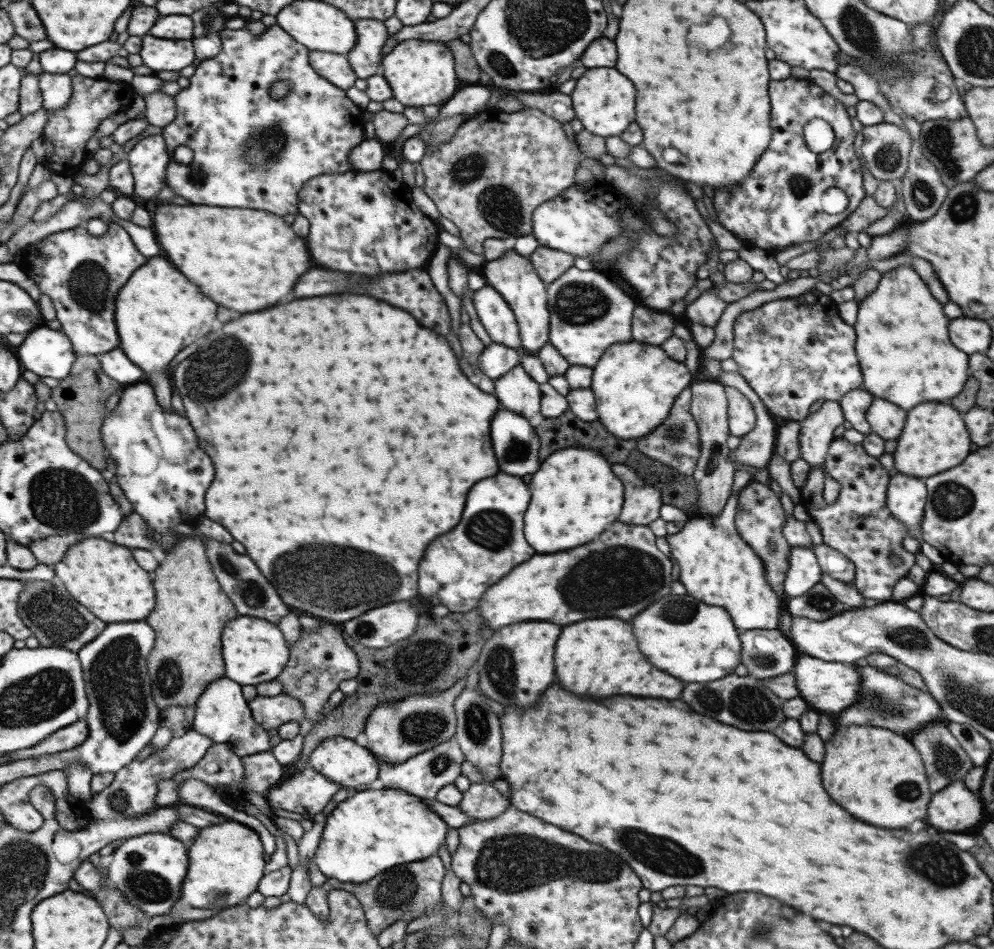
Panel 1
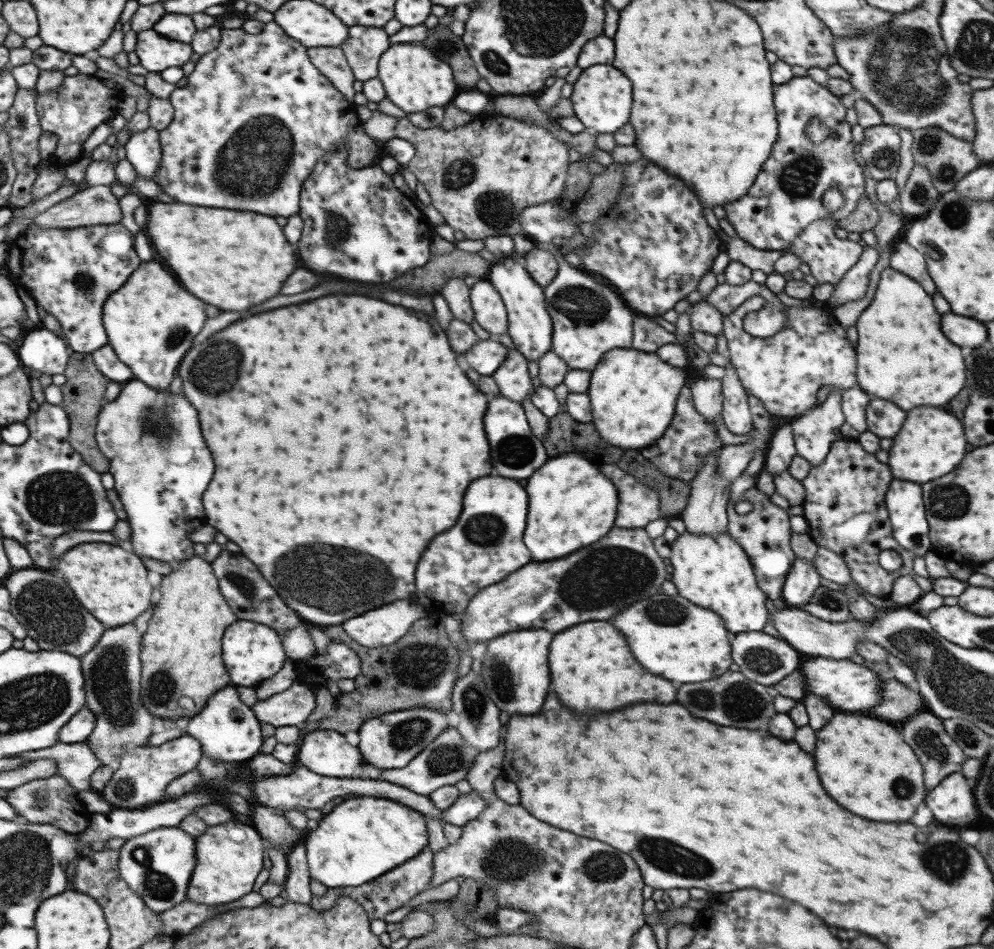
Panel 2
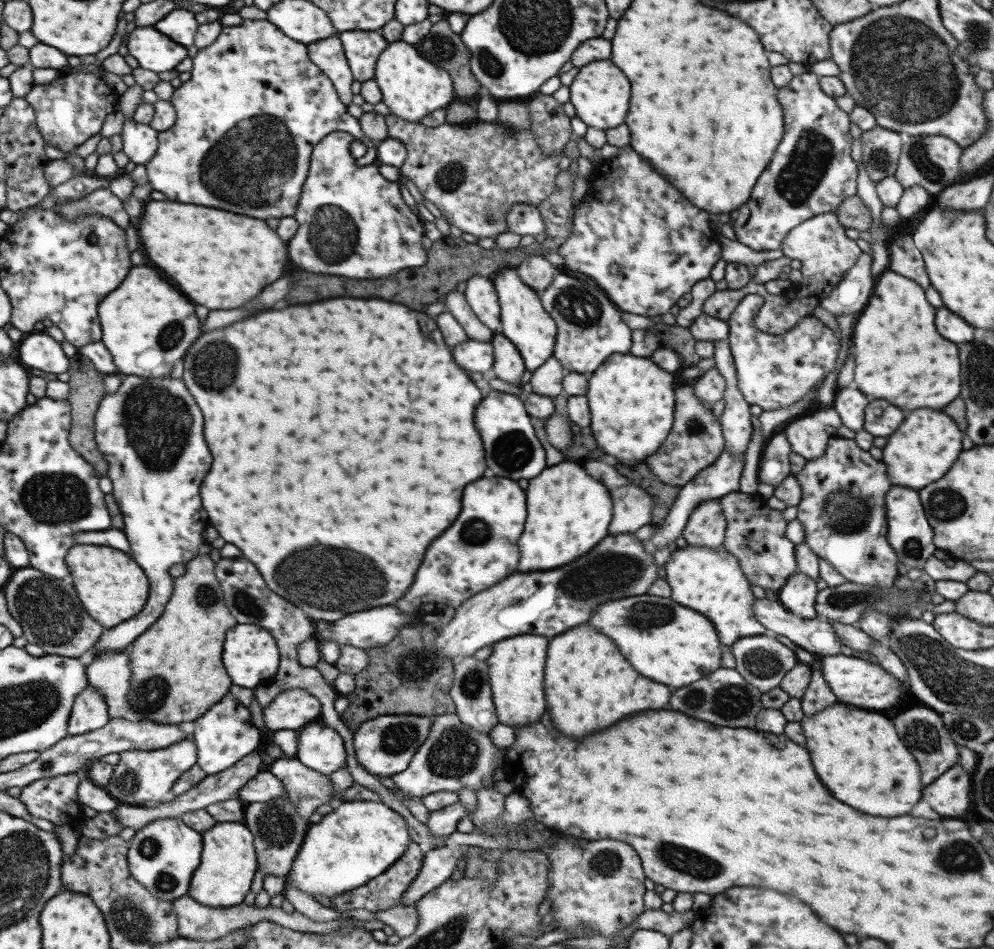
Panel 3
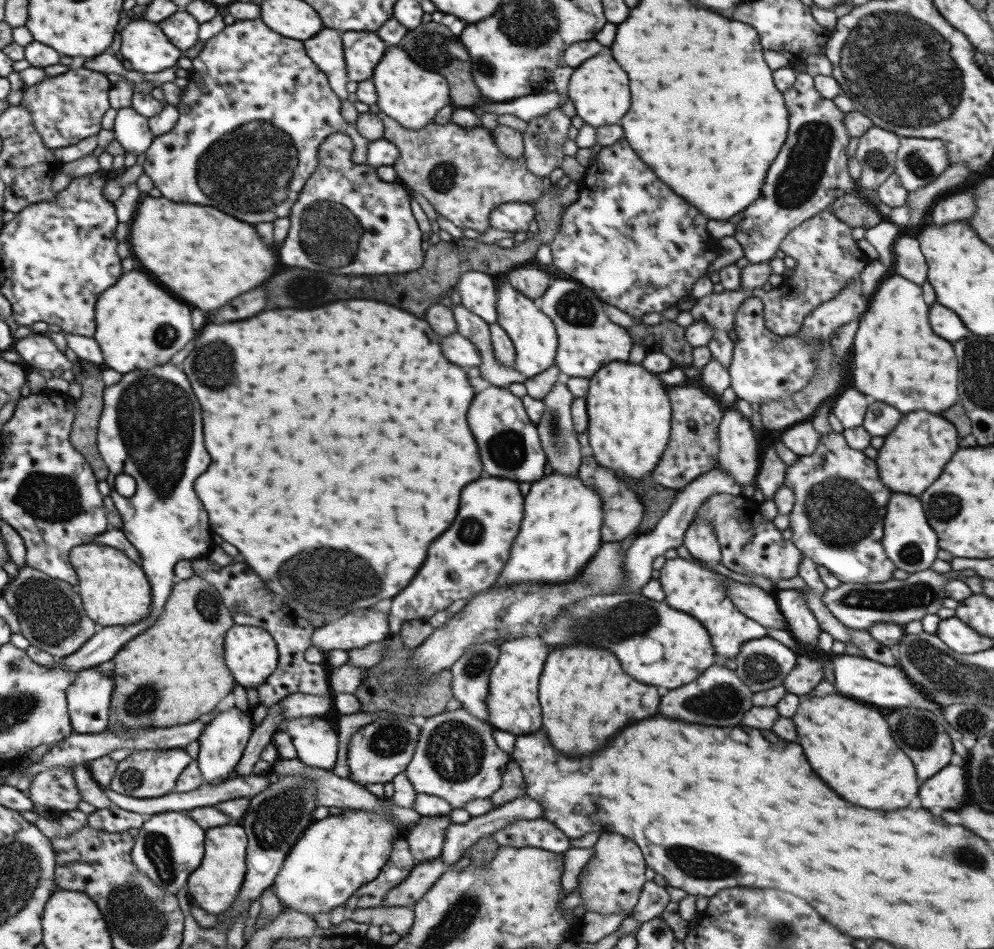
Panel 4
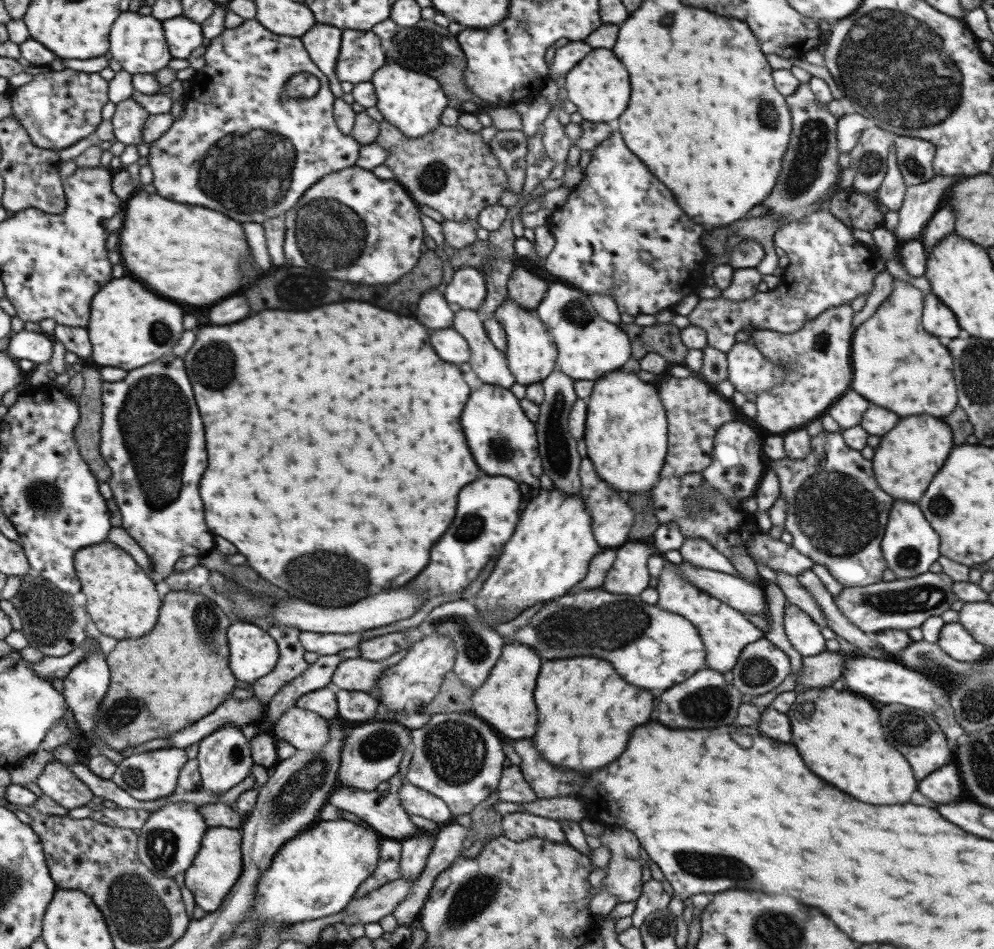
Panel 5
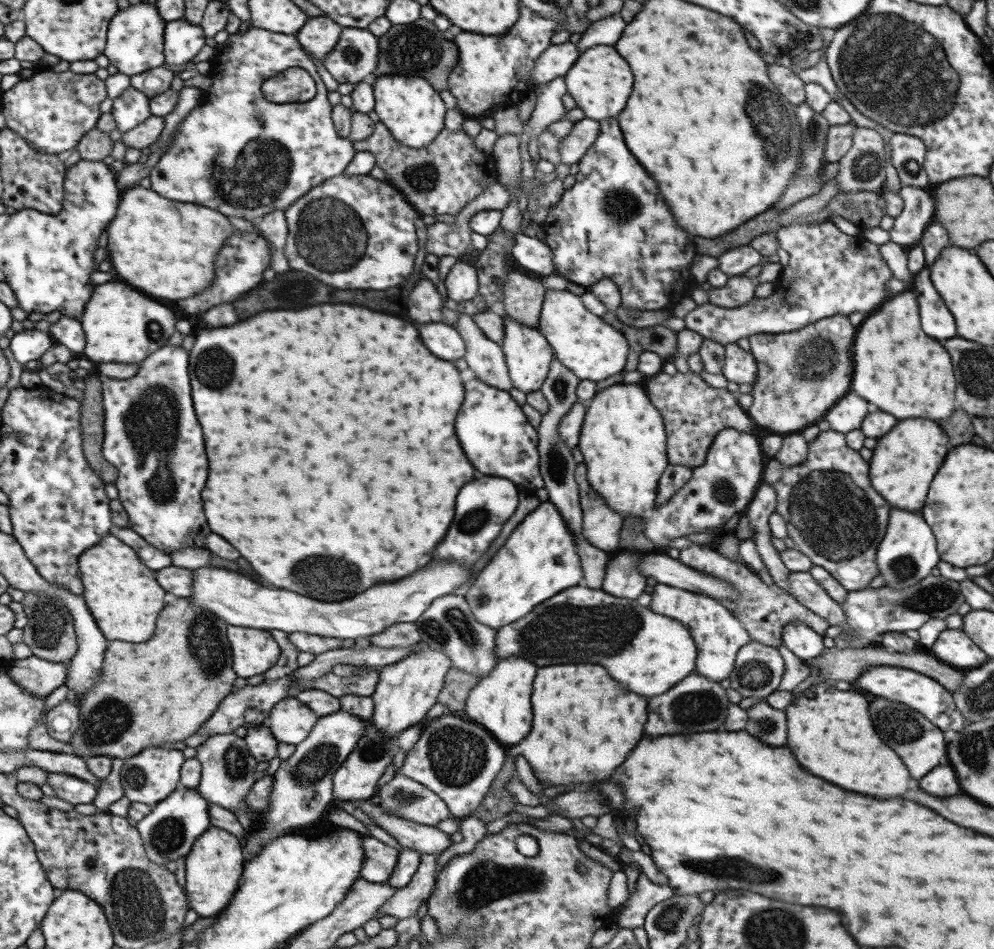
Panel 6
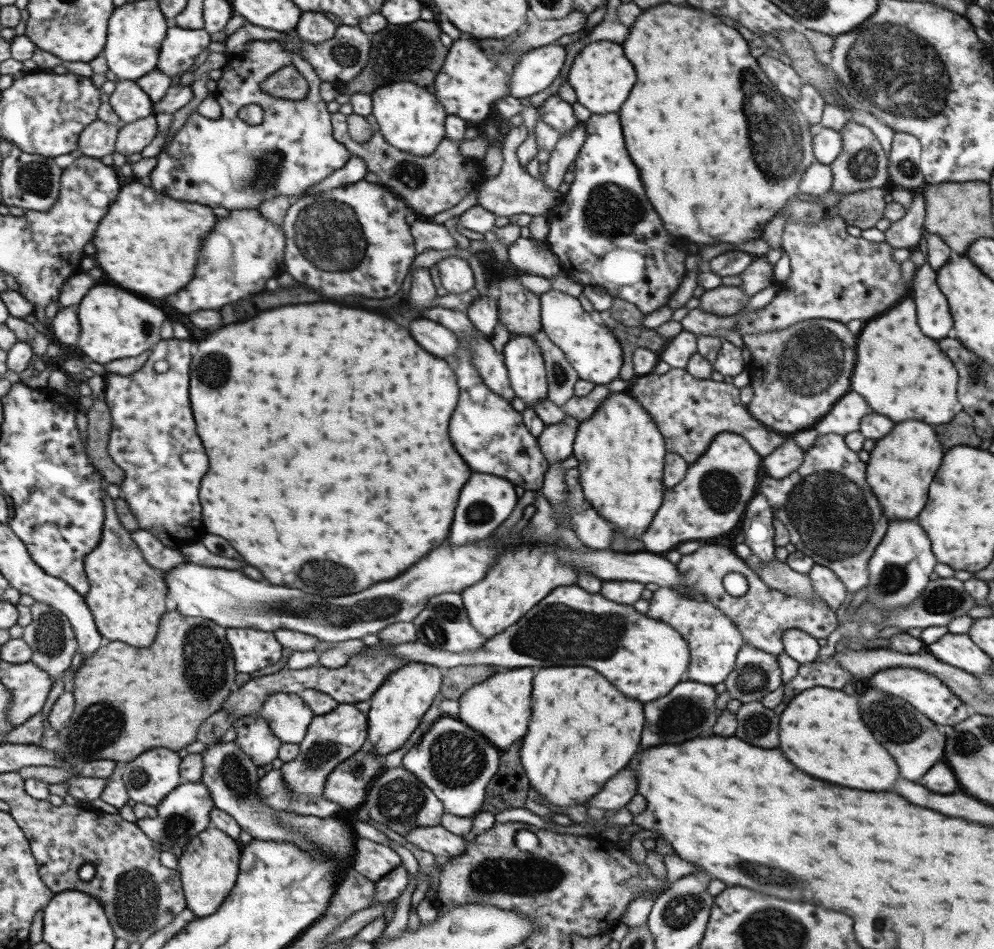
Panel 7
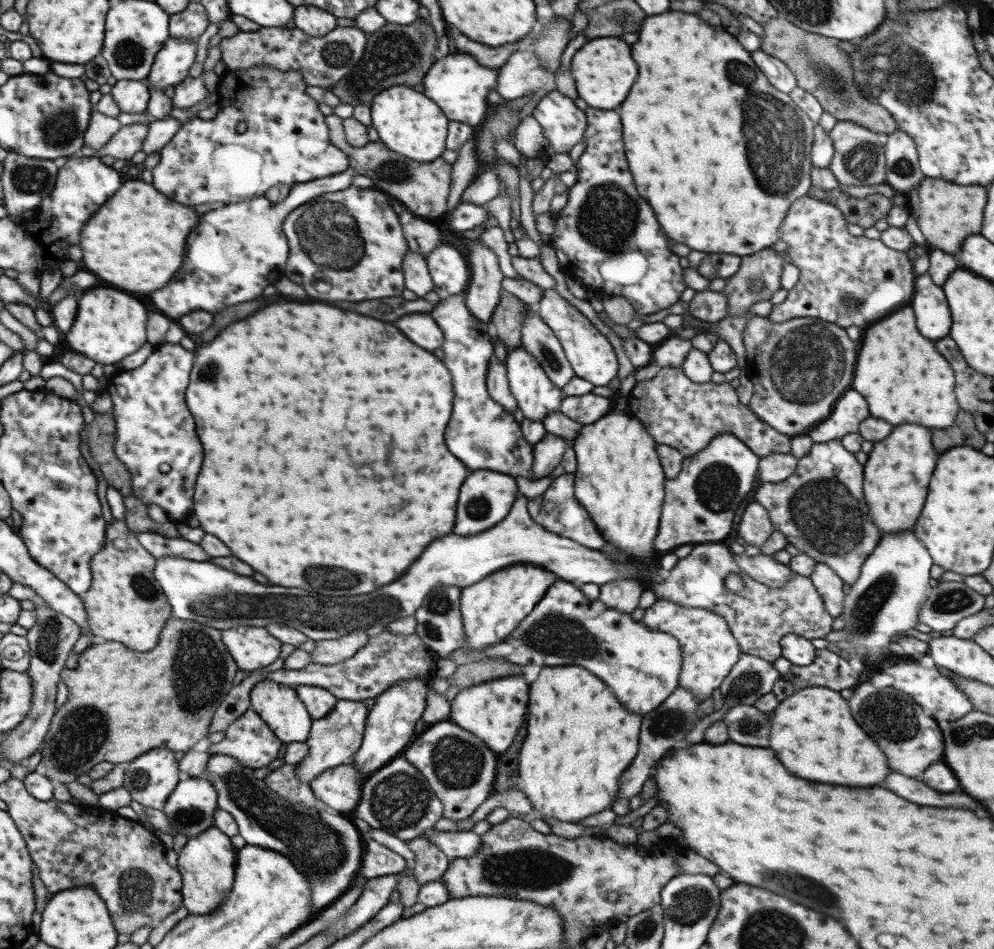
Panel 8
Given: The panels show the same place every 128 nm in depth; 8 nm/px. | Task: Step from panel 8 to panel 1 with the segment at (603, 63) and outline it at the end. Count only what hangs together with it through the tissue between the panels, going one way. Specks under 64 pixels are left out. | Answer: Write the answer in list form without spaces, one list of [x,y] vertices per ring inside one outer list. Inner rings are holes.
[[[591,68],[575,80],[575,90],[569,94],[574,118],[590,134],[618,136],[633,120],[633,84],[615,68]]]

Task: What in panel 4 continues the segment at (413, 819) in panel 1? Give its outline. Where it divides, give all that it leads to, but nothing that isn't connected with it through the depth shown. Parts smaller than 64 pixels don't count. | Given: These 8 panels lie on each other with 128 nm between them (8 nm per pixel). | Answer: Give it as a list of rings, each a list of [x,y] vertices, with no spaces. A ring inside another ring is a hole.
[[[348,810],[312,820],[285,856],[281,869],[268,886],[282,908],[301,914],[319,914],[342,906],[349,896],[371,882],[382,870],[391,851],[391,843],[405,833],[389,818],[365,810]]]

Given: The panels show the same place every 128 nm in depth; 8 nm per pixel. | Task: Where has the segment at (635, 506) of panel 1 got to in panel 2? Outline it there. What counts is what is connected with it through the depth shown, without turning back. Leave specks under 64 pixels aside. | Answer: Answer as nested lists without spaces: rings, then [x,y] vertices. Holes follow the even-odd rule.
[[[613,464],[601,466],[601,472],[611,480],[611,484],[615,484],[619,496],[619,508],[613,526],[643,528],[648,522],[661,516],[658,496],[653,490],[635,482],[631,476],[623,474],[623,470]]]

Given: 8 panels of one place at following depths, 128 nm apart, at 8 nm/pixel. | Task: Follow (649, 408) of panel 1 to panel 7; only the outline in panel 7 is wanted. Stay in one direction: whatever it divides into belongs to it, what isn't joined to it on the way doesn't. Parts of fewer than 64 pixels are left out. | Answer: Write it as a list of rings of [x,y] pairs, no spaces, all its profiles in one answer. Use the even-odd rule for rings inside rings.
[[[609,394],[599,408],[587,418],[581,420],[575,431],[572,455],[578,460],[579,486],[585,500],[595,508],[597,514],[607,520],[615,533],[621,533],[627,538],[639,538],[647,526],[651,524],[655,512],[662,506],[664,491],[662,481],[664,448],[663,436],[652,422],[649,412],[641,408],[628,394]]]

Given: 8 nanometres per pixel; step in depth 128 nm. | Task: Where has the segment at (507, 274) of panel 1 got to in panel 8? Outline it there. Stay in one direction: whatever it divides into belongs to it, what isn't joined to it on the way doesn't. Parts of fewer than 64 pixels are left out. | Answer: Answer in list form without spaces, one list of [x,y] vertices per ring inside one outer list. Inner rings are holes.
[[[519,346],[506,352],[505,362],[508,388],[524,418],[541,422],[547,412],[560,412],[559,406],[563,397],[561,391],[551,383],[533,356]]]

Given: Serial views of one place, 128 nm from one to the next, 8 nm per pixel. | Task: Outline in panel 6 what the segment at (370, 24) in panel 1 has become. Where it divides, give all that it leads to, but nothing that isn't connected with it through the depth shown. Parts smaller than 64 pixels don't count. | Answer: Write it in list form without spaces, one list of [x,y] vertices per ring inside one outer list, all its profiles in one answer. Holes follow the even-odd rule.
[[[342,27],[339,38],[335,46],[325,57],[322,64],[325,70],[339,83],[349,82],[349,84],[357,84],[363,80],[370,79],[372,72],[375,70],[378,59],[378,37],[373,36],[366,28],[345,28]]]

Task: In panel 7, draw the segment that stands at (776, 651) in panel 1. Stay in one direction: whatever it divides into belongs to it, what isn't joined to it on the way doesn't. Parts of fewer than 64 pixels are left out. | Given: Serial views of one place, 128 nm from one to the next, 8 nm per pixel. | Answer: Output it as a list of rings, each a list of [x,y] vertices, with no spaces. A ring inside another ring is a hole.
[[[744,645],[737,651],[733,670],[723,684],[731,699],[745,704],[758,701],[781,686],[780,676],[776,655]]]

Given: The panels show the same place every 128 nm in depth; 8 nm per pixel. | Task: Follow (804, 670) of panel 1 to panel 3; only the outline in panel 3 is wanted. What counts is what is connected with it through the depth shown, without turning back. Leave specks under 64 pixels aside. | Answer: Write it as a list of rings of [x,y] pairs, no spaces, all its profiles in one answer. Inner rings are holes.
[[[839,652],[833,656],[823,656],[818,660],[821,666],[821,674],[823,674],[827,686],[837,696],[839,702],[845,702],[845,704],[851,704],[851,706],[857,706],[857,708],[883,710],[883,708],[893,706],[903,694],[899,680],[895,680],[891,674],[887,674],[879,666],[864,659],[853,655],[845,656]]]

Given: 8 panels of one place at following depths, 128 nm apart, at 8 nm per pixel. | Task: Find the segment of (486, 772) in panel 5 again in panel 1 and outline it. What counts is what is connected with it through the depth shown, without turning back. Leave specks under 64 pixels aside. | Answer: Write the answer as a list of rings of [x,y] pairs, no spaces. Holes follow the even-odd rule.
[[[451,738],[445,742],[435,745],[429,750],[419,752],[410,759],[403,760],[401,764],[389,764],[389,762],[378,762],[377,778],[381,784],[387,788],[403,789],[407,794],[413,794],[419,798],[433,799],[435,793],[442,787],[453,783],[453,780],[459,776],[459,766],[464,761],[464,754],[459,745]]]

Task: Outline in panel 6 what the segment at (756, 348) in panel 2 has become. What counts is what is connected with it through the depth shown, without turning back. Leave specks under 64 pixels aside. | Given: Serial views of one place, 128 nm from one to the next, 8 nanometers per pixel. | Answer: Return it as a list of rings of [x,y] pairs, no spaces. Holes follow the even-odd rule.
[[[724,347],[723,366],[720,372],[727,381],[736,383],[753,384],[757,374],[757,364],[751,352],[746,352],[738,347]]]

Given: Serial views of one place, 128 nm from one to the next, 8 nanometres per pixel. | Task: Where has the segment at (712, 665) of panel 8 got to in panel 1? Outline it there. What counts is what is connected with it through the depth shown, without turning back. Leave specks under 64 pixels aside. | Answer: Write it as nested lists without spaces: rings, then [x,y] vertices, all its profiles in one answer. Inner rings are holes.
[[[737,492],[730,493],[722,514],[713,519],[689,516],[677,533],[664,536],[670,554],[679,564],[674,576],[689,596],[703,604],[723,608],[738,631],[775,629],[779,622],[777,614],[780,615],[778,597],[767,585],[763,562],[735,530],[736,507]]]

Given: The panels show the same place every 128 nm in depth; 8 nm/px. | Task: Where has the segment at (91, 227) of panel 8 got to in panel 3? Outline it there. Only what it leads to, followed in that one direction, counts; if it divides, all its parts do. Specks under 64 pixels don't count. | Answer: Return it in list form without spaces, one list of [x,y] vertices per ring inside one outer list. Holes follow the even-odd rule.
[[[150,199],[144,206],[136,228],[145,256],[195,304],[209,310],[237,308],[283,274],[285,244],[263,220],[165,200]]]

